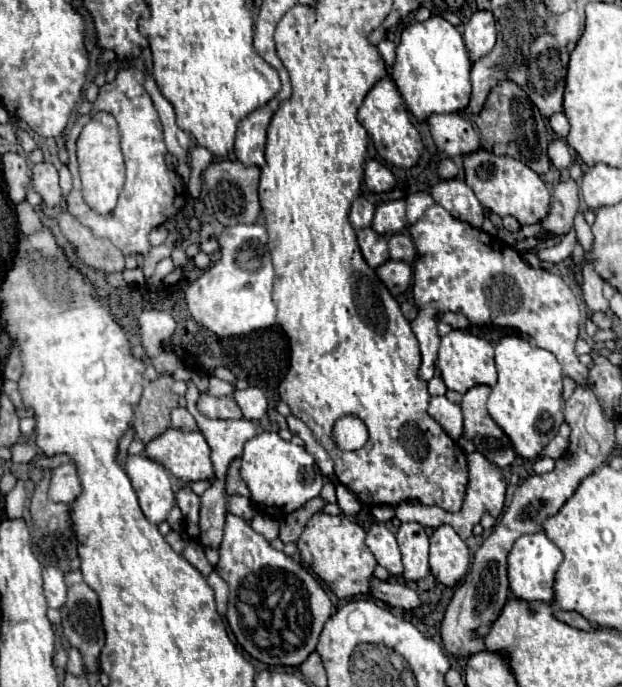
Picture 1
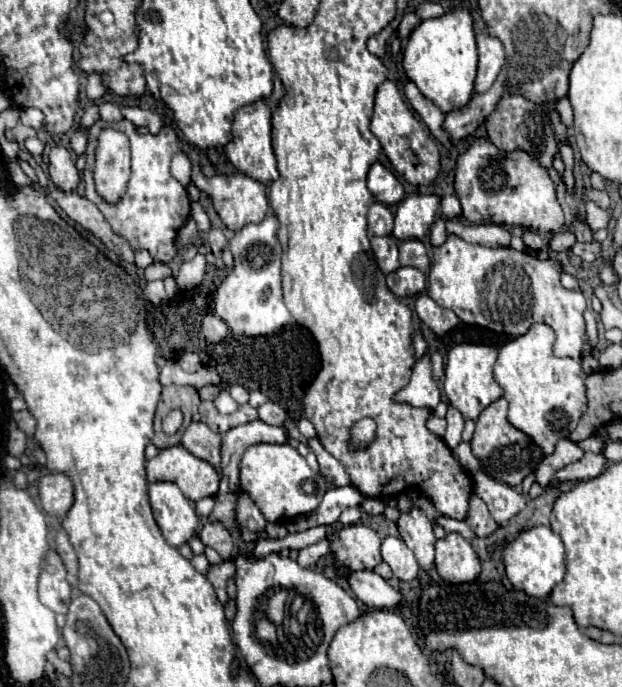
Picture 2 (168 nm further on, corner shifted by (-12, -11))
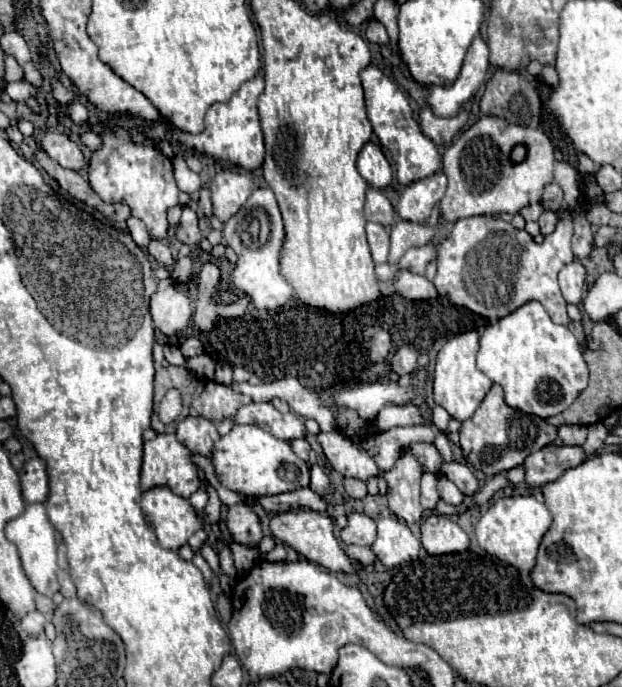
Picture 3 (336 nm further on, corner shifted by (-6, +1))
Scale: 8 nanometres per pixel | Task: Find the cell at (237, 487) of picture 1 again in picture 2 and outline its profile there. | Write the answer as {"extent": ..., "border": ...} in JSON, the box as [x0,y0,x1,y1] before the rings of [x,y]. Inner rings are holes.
{"extent":[236,492,266,544],"border":[[[242,492],[242,496],[236,502],[236,522],[240,526],[240,536],[246,544],[254,542],[258,538],[256,534],[260,534],[266,526],[262,512],[246,492]]]}

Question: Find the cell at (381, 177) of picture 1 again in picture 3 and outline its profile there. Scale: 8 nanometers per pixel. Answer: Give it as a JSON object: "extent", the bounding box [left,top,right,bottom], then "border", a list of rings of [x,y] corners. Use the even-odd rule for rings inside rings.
{"extent":[358,144,392,188],"border":[[[364,144],[358,154],[358,172],[374,188],[386,188],[392,182],[392,166],[378,146]]]}

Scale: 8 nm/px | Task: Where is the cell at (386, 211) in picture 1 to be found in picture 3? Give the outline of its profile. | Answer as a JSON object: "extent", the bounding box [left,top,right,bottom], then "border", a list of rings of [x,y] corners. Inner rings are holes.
{"extent":[396,172,446,222],"border":[[[436,172],[428,178],[416,180],[400,192],[396,212],[402,220],[426,222],[432,212],[432,206],[442,200],[444,192],[446,192],[446,174],[444,172]]]}

